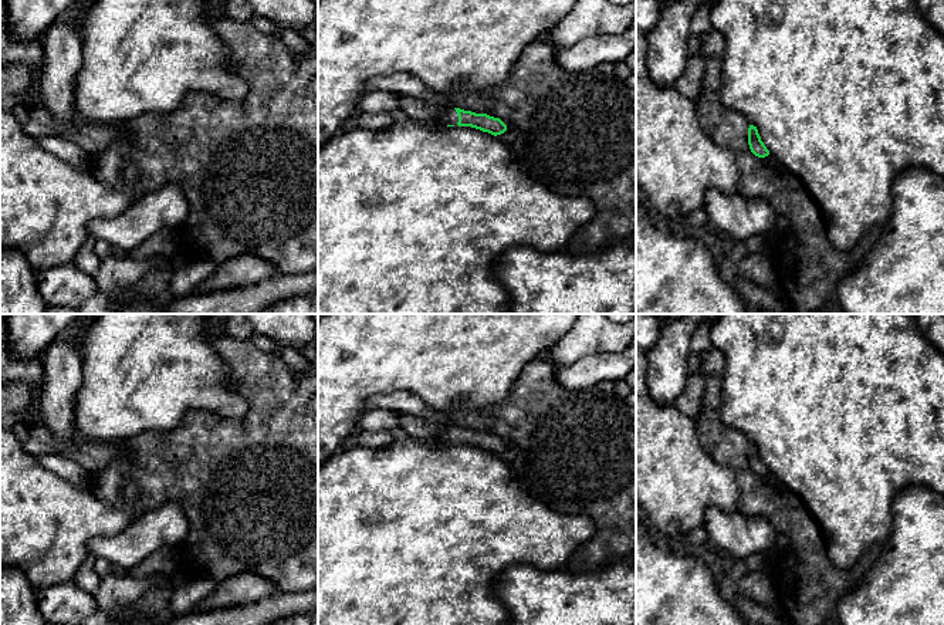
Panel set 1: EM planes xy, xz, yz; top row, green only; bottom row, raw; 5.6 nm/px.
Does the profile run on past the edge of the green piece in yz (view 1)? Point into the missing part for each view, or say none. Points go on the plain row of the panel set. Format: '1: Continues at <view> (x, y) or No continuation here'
1: No continuation here

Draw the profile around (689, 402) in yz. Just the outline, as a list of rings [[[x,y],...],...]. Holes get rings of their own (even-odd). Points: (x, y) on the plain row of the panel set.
[[[691,374],[674,405],[677,409],[693,420],[700,415],[706,392],[706,379],[703,374]]]

